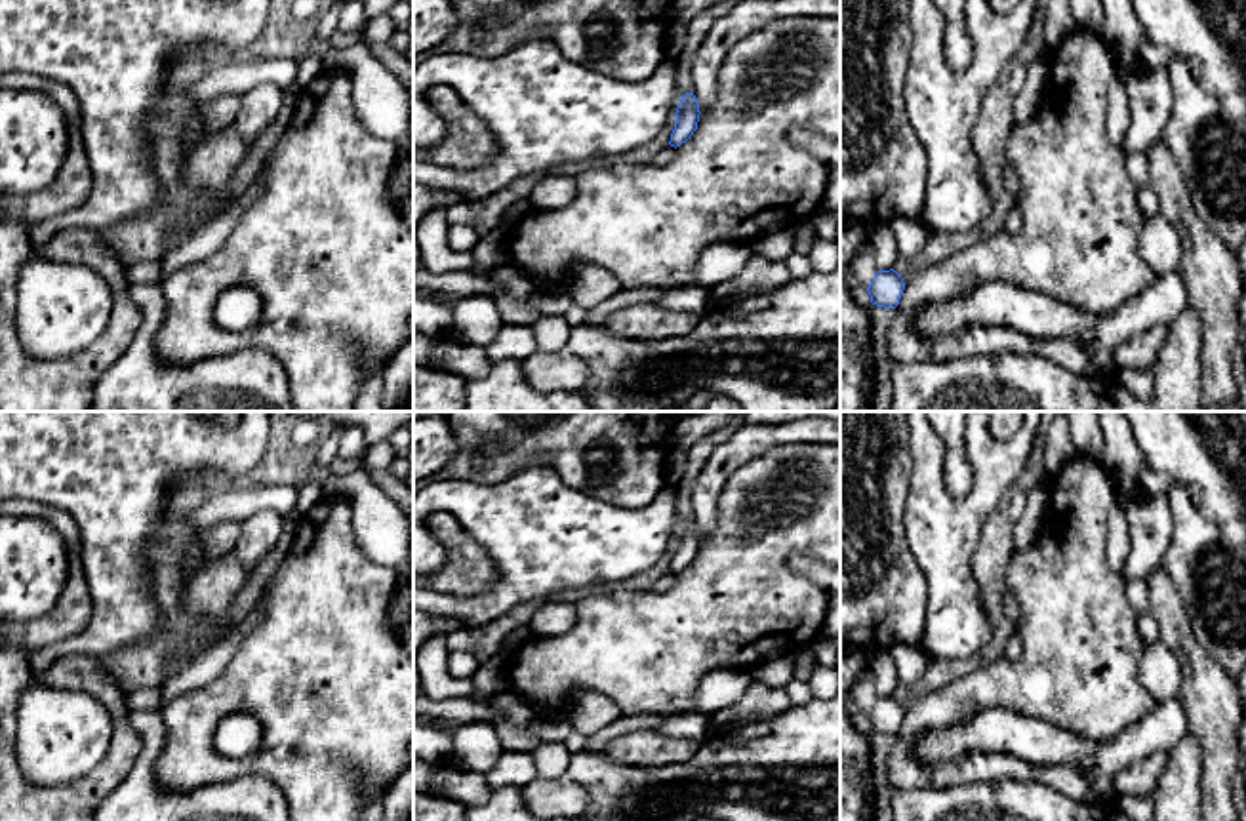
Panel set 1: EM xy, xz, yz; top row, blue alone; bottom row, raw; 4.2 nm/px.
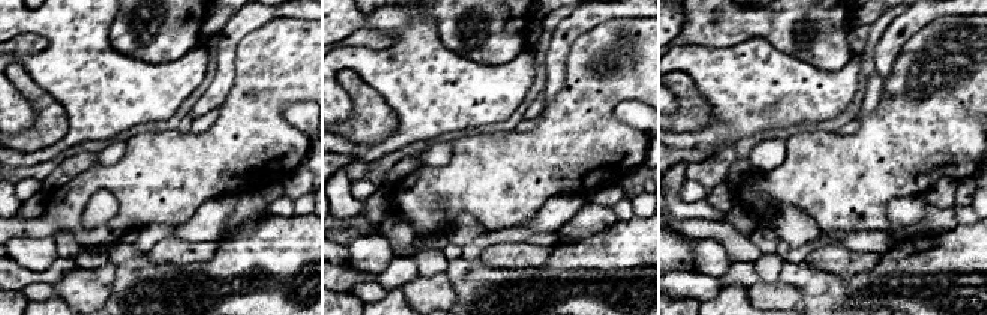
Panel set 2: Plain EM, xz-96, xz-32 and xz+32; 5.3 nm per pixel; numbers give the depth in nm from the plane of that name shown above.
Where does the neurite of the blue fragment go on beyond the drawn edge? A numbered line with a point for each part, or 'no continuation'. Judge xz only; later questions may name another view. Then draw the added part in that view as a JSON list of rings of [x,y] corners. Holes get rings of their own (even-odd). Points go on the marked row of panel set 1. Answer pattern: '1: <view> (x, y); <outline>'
no continuation

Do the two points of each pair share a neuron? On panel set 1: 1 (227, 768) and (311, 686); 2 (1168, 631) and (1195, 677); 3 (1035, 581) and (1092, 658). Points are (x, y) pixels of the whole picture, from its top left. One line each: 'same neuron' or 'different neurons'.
1: same neuron
2: same neuron
3: same neuron

